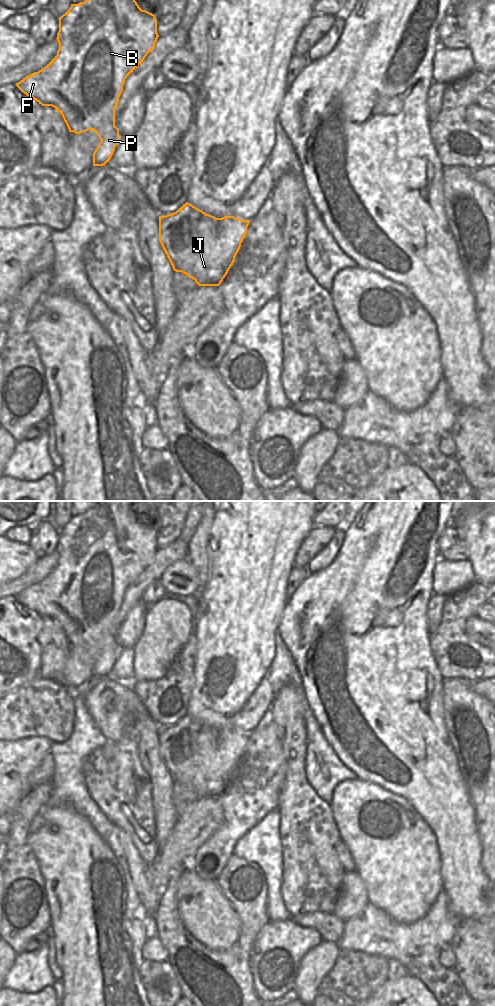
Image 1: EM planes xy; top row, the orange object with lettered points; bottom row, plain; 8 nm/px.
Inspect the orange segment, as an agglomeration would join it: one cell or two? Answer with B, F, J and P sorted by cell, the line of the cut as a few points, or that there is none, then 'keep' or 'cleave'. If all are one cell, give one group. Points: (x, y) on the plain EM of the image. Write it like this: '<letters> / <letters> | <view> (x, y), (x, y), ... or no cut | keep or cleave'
B F J P | no cut | keep

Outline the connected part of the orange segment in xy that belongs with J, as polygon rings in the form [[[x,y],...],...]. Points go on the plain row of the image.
[[[186,714],[176,724],[159,728],[159,753],[174,783],[186,786],[199,798],[219,798],[235,773],[248,737],[249,732],[216,730]]]

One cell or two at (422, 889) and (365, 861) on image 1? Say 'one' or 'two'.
one

